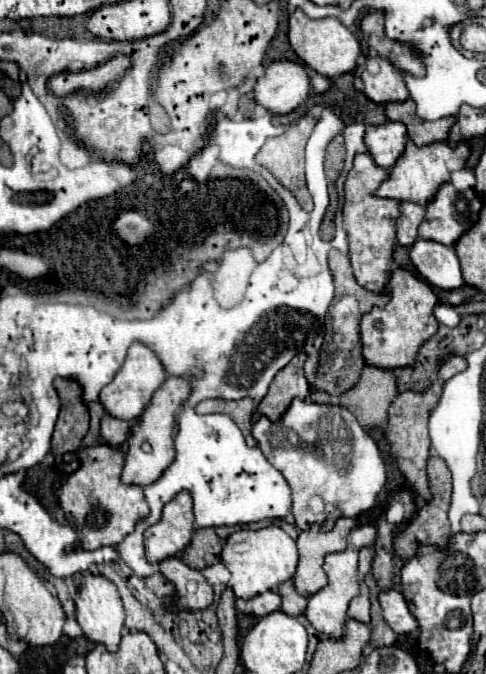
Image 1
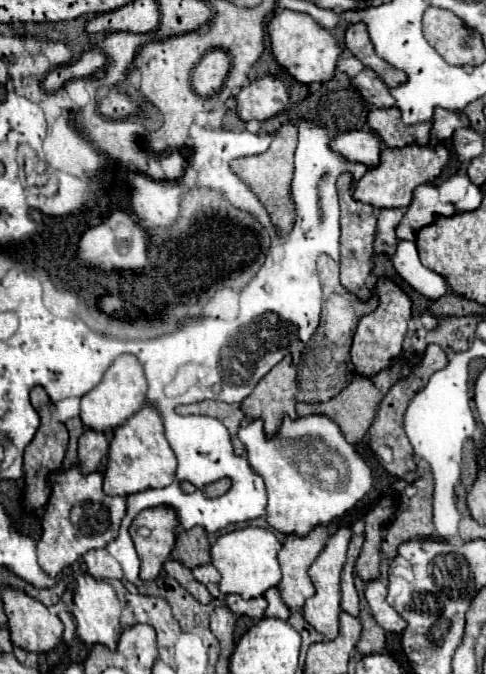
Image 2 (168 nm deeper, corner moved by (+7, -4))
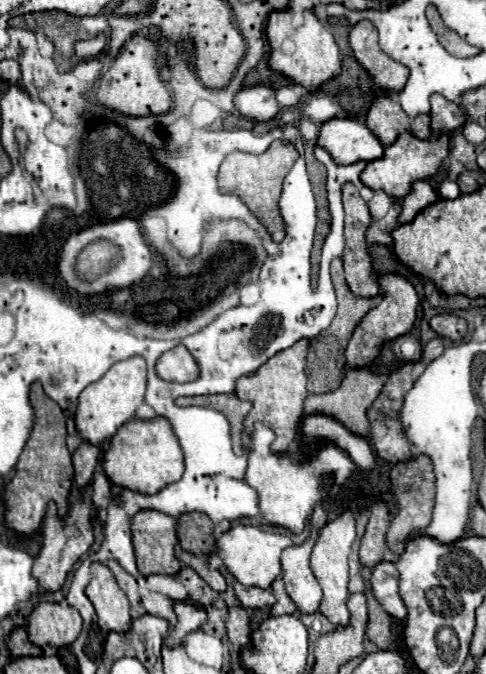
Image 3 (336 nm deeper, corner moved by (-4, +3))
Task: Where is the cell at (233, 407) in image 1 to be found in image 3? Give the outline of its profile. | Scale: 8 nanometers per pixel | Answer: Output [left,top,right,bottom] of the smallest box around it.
[176,395,252,455]

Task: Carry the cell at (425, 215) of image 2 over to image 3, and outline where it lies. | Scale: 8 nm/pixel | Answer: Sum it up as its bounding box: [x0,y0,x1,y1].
[398,181,438,223]

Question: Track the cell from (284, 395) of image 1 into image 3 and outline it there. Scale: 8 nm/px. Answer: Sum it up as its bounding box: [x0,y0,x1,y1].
[234,339,308,453]

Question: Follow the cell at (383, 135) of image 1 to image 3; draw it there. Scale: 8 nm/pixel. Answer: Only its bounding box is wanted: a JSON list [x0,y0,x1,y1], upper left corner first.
[316,117,384,165]

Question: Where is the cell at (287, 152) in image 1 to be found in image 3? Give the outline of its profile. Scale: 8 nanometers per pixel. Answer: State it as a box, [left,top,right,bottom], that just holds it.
[218,141,298,243]

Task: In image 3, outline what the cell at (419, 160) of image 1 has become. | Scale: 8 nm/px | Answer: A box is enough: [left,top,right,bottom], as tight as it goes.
[360,133,450,199]

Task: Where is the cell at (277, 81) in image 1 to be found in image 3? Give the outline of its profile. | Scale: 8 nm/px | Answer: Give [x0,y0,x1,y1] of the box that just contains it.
[234,85,280,121]

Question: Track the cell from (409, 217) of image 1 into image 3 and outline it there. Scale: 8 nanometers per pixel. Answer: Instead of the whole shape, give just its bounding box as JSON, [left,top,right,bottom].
[366,201,402,245]

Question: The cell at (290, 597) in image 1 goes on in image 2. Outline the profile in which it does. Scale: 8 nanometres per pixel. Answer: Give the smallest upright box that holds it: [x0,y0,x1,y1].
[265,588,291,620]

